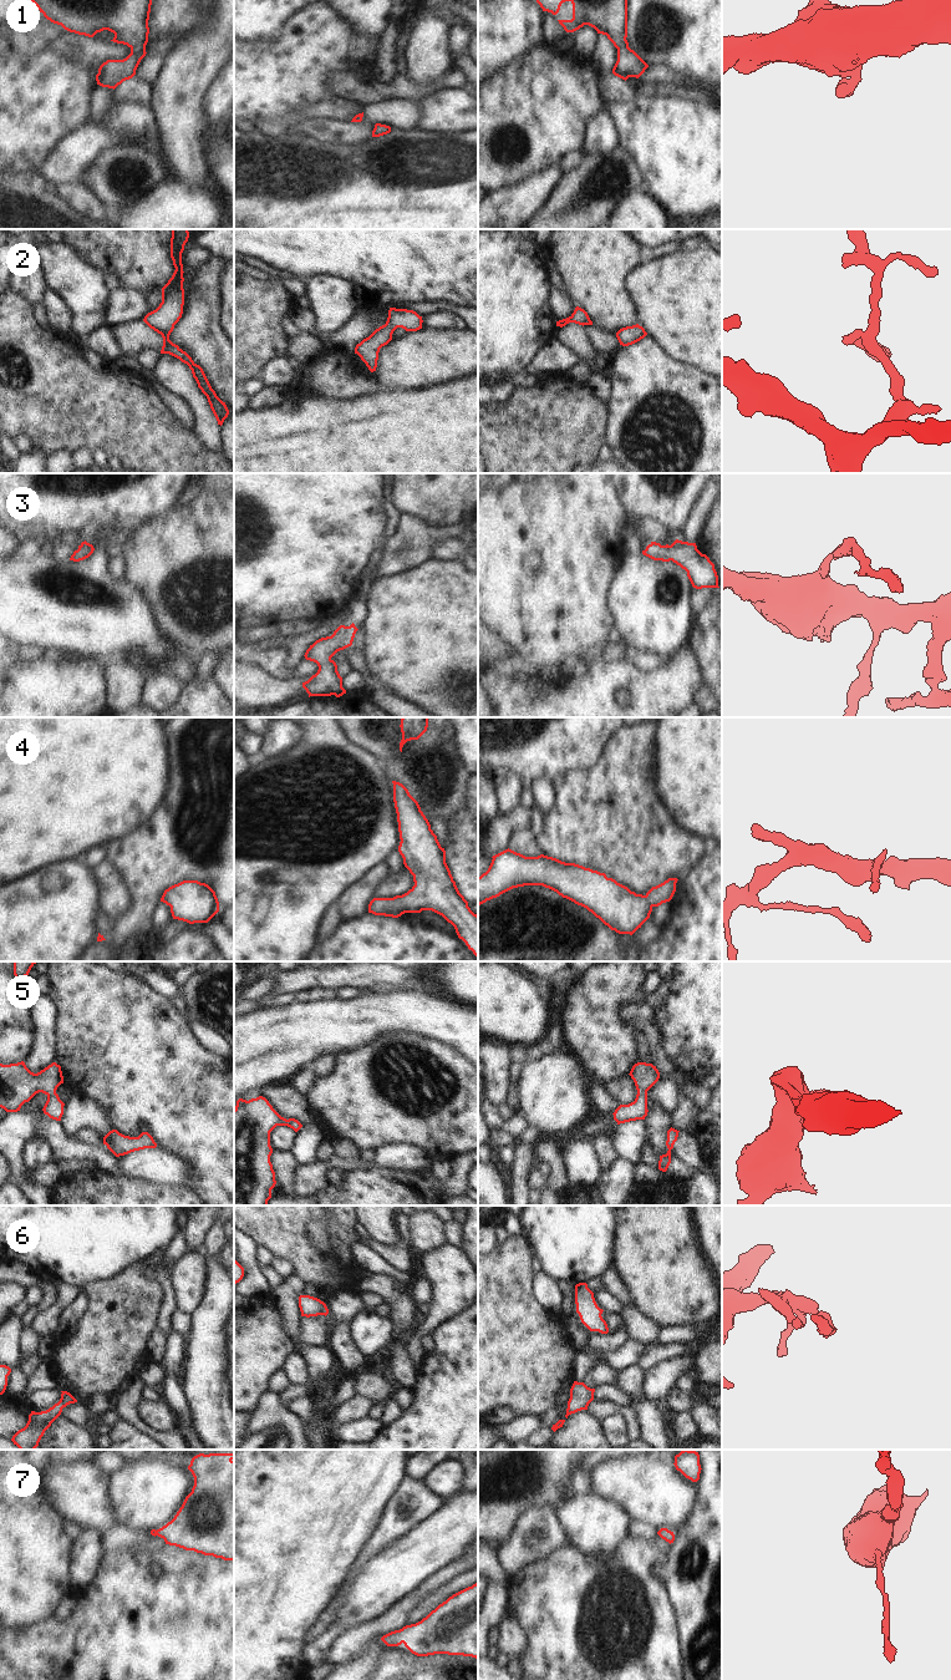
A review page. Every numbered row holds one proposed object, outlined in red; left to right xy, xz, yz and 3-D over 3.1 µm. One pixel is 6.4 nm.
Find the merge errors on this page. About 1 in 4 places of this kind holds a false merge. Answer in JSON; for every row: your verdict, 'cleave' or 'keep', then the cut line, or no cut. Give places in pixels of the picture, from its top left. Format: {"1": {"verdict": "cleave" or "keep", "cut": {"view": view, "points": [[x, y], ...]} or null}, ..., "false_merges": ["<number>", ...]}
{"1": {"verdict": "keep", "cut": null}, "2": {"verdict": "keep", "cut": null}, "3": {"verdict": "keep", "cut": null}, "4": {"verdict": "keep", "cut": null}, "5": {"verdict": "keep", "cut": null}, "6": {"verdict": "keep", "cut": null}, "7": {"verdict": "keep", "cut": null}, "false_merges": []}

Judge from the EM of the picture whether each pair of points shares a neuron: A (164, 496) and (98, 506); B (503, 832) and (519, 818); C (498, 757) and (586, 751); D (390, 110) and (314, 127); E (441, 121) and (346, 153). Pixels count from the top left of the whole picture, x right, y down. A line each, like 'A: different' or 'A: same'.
A: same
B: same
C: same
D: same
E: different

